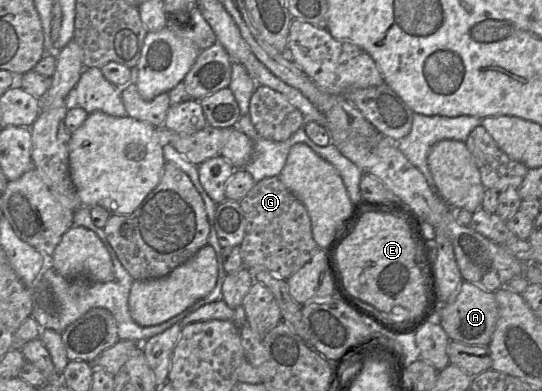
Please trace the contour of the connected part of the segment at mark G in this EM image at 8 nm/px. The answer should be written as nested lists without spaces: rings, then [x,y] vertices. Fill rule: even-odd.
[[[278,176],[256,182],[239,204],[245,218],[245,235],[239,247],[243,265],[252,274],[269,270],[287,280],[316,253],[319,246],[312,235],[308,211]]]

